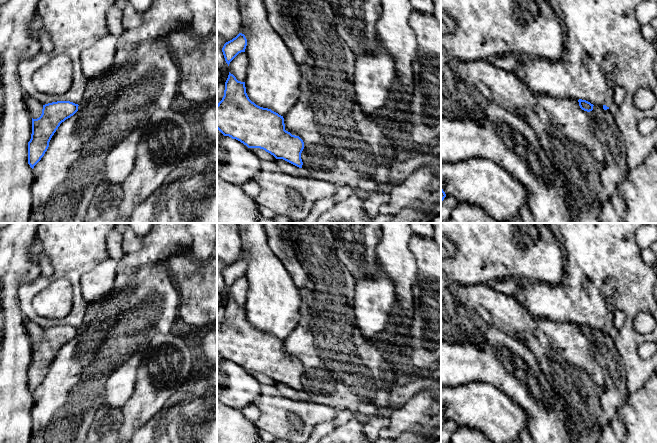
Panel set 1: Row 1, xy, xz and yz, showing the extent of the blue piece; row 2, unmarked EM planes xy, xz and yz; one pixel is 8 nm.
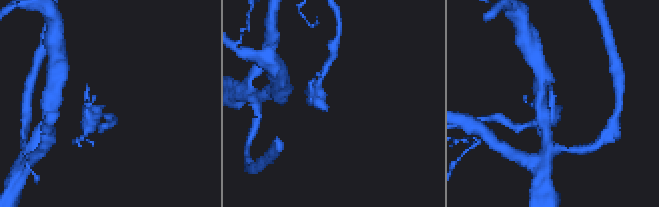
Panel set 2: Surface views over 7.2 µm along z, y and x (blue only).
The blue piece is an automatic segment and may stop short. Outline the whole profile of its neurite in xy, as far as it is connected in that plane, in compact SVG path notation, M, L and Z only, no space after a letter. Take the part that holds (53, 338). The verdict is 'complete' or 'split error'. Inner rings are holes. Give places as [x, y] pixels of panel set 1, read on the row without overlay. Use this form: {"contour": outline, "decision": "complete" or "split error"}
{"contour": "M57 325L43 329L39 342L32 342L32 358L28 366L28 388L33 393L49 371L49 366L62 346L78 335L78 328Z", "decision": "complete"}

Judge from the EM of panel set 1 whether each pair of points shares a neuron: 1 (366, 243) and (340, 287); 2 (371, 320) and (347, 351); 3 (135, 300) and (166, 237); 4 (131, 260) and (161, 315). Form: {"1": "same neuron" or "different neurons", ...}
{"1": "different neurons", "2": "different neurons", "3": "same neuron", "4": "same neuron"}

